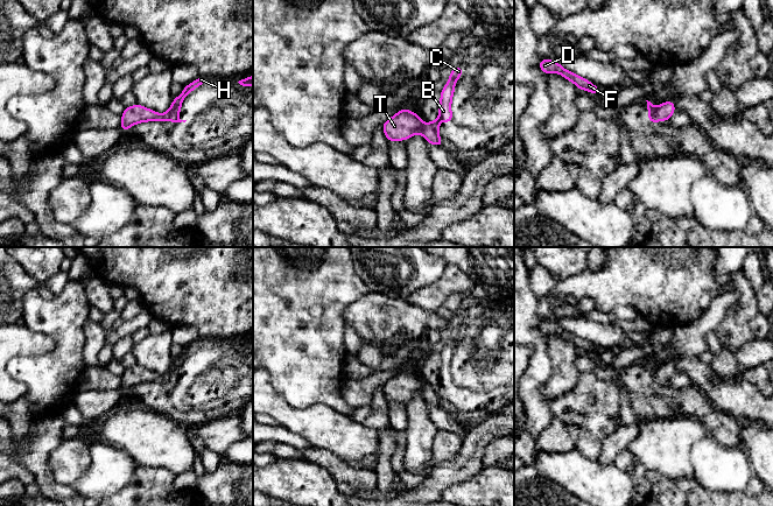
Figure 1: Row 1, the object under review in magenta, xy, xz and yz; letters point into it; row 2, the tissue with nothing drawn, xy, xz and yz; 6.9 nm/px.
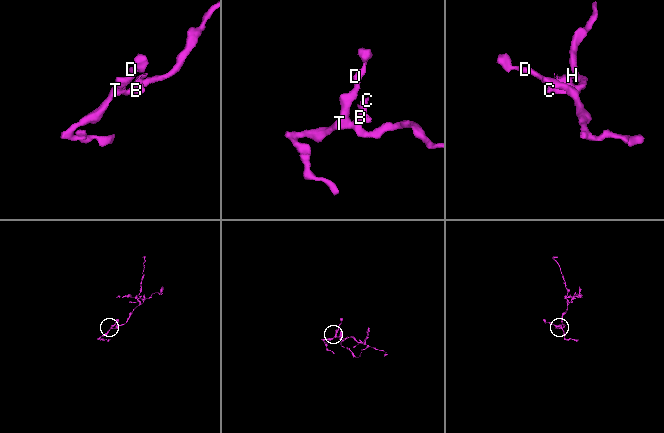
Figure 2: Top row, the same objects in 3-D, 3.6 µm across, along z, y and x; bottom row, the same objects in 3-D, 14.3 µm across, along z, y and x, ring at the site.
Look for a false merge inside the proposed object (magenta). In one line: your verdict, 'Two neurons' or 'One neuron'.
Two neurons

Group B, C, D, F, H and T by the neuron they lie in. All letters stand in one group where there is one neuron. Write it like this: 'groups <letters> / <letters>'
groups B C H / D F T

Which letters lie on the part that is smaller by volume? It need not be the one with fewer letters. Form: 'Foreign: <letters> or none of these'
Foreign: B, C, H

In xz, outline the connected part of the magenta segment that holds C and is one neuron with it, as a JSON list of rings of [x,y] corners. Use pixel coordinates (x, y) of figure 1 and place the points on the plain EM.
[[[463,328],[454,329],[450,332],[450,338],[448,339],[448,344],[444,346],[444,349],[441,352],[440,358],[440,367],[438,367],[438,379],[433,380],[430,386],[431,388],[438,394],[440,393],[440,382],[443,381],[445,385],[449,385],[452,381],[452,372],[451,372],[451,365],[452,365],[452,357],[455,354],[455,346],[459,338],[463,335]]]

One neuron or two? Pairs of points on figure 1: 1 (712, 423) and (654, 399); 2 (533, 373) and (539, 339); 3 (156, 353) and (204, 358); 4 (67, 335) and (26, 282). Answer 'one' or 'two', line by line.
1: one
2: one
3: two
4: two

